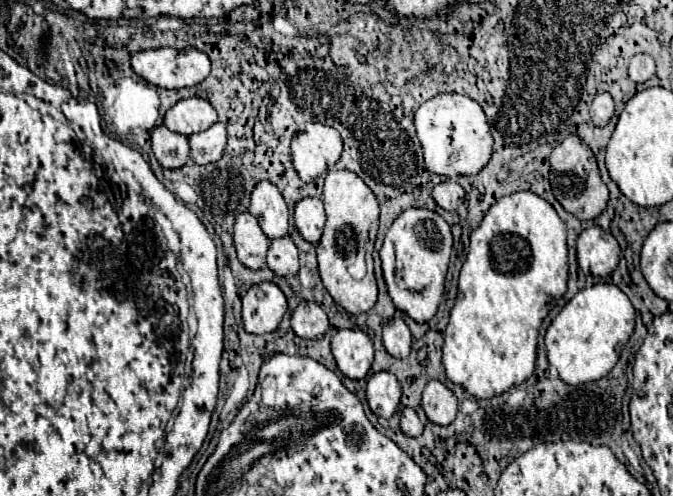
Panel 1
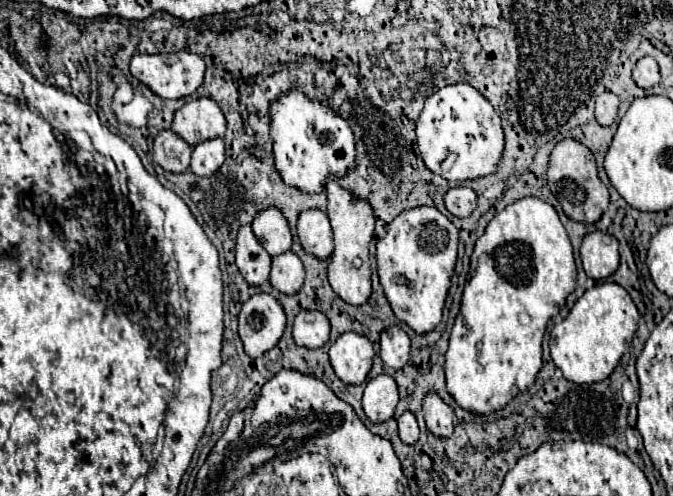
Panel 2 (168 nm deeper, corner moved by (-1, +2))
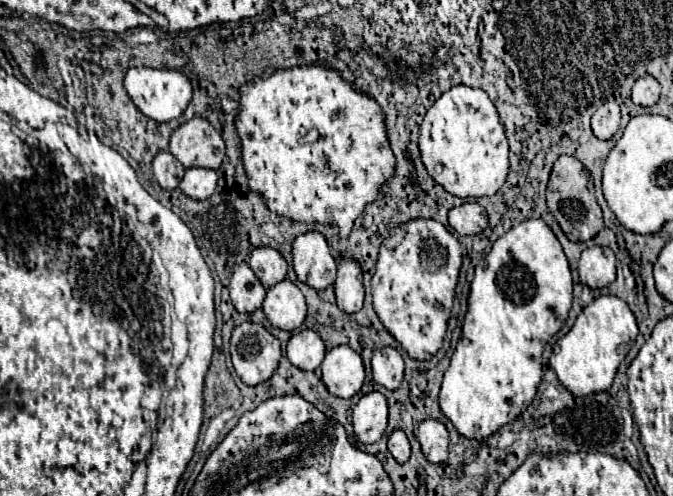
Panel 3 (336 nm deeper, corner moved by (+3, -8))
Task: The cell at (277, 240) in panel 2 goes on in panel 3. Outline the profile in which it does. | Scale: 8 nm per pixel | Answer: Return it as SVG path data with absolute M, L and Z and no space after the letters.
M256 247L248 263L264 287L272 287L286 277L286 259L274 247Z

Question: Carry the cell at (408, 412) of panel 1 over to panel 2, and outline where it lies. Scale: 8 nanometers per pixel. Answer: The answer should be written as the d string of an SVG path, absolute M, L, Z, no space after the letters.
M404 411L400 415L398 435L400 435L402 443L406 443L406 445L414 445L418 441L418 423L416 423L416 417L410 411Z

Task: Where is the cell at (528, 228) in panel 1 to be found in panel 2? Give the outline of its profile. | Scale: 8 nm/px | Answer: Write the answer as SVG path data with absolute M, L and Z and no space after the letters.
M524 197L494 215L484 235L476 241L470 261L470 279L464 287L462 307L454 321L446 351L446 389L462 409L474 415L490 415L506 407L516 393L534 385L542 367L542 339L546 325L564 307L574 285L576 263L572 245L552 205L536 197Z

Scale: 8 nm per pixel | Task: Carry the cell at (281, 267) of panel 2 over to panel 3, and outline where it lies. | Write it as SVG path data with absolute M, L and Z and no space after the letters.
M288 277L268 289L262 309L274 327L286 331L298 329L306 317L304 295Z

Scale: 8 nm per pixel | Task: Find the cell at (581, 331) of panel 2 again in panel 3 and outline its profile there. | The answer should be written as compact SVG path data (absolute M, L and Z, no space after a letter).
M600 295L582 309L572 329L562 339L558 339L558 353L550 355L550 367L558 375L560 383L574 395L584 397L606 391L614 381L618 365L624 361L630 347L634 345L636 335L636 319L628 309L626 301L616 295Z

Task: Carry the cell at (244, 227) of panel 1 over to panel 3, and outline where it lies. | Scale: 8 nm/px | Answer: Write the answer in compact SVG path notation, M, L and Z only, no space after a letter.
M240 263L230 279L230 297L240 313L252 313L262 307L266 289L248 263Z

